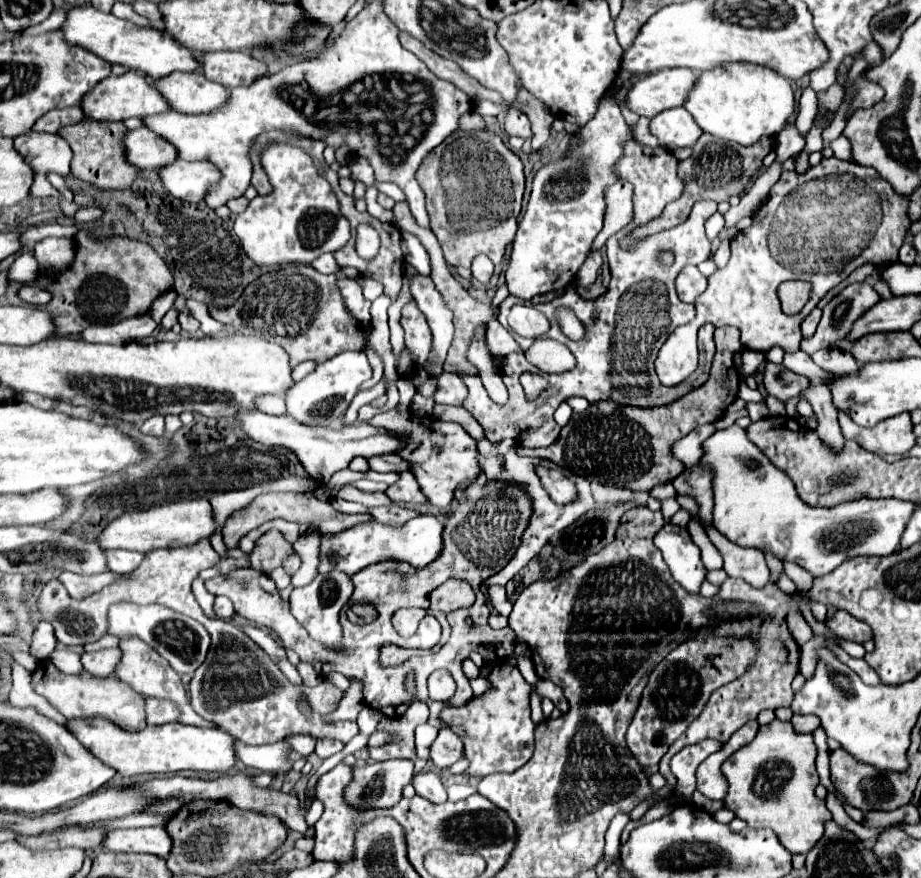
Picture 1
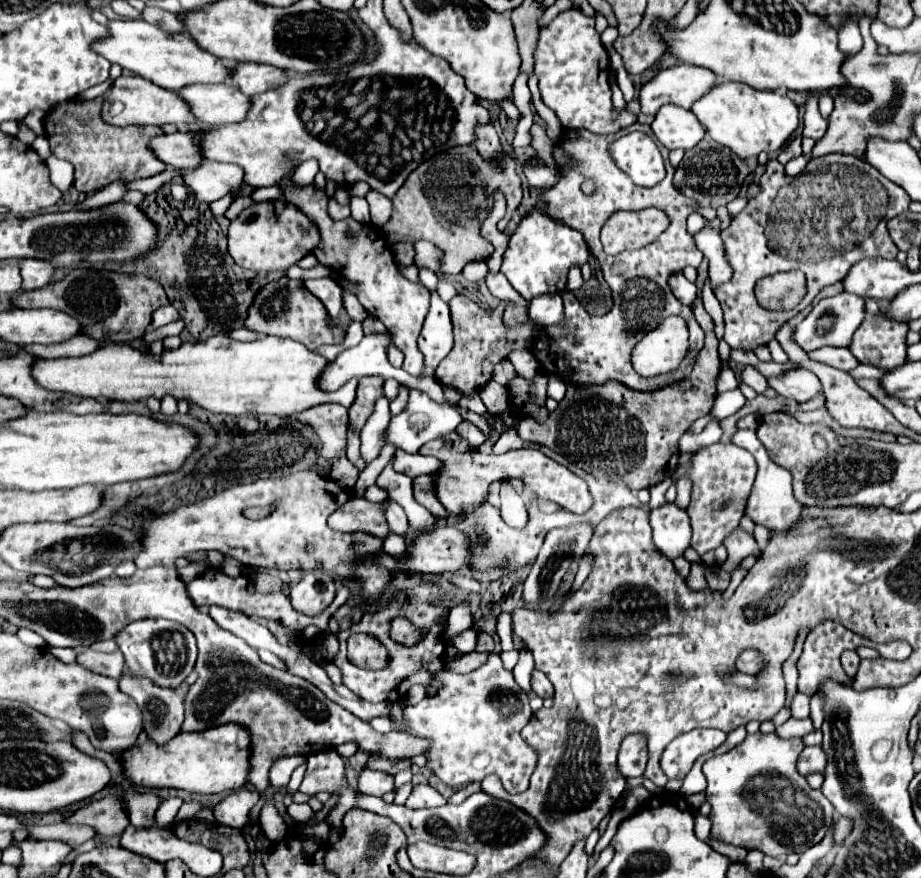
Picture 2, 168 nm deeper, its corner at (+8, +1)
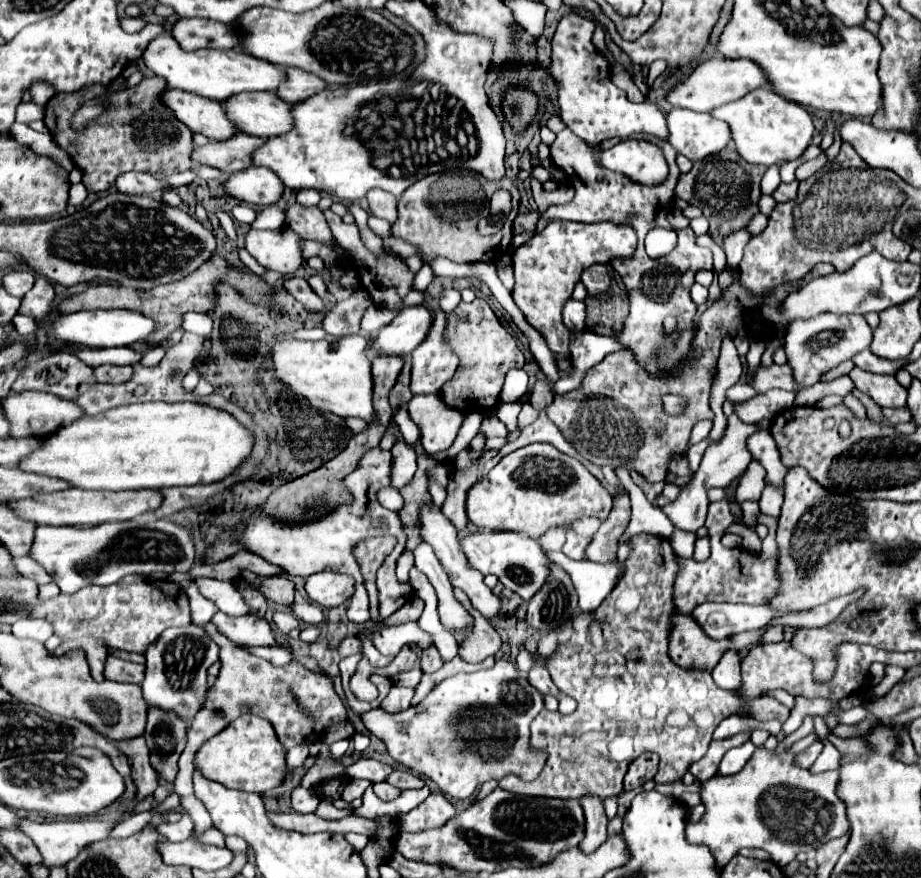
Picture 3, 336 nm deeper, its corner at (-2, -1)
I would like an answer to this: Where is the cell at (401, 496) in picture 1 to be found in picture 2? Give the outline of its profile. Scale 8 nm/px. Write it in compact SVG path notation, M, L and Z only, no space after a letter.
M430 475L414 477L414 499L420 505L424 505L434 517L446 517L446 509L434 497L434 485L432 485L432 477Z

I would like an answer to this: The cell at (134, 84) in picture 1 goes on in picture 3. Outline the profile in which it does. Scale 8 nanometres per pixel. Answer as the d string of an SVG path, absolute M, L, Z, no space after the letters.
M172 89L164 95L164 103L172 107L174 115L184 125L188 125L194 133L206 135L210 141L226 141L232 139L232 135L240 133L240 129L228 119L220 101Z

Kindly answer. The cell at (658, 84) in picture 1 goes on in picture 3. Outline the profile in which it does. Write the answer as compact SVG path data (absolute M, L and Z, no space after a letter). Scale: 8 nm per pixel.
M718 55L710 61L704 61L684 83L676 85L668 93L668 101L674 107L710 113L712 109L716 109L720 105L742 99L744 95L748 95L750 91L754 91L758 87L770 87L766 73L758 67L758 63L752 63L750 59L724 59L722 55Z

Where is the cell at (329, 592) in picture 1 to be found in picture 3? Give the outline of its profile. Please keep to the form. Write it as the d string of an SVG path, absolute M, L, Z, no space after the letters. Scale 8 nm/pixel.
M320 571L306 577L304 589L312 601L322 605L324 609L332 609L346 603L352 597L354 579L344 573Z

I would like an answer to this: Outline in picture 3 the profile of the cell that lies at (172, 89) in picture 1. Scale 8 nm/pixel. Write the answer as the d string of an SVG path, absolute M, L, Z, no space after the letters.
M240 93L236 99L228 99L224 107L228 117L248 135L268 139L294 129L294 117L290 113L292 105L280 99L276 93Z

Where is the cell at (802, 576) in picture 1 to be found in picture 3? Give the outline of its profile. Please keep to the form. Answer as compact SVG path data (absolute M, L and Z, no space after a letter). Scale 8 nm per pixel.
M766 485L760 497L760 511L772 517L780 515L780 507L782 507L782 499L784 499L784 489L776 487L776 485Z

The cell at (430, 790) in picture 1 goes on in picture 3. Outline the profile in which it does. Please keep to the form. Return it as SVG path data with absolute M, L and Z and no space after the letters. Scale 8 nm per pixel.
M432 793L420 807L398 817L398 829L408 833L420 833L442 827L454 817L454 807L442 793Z

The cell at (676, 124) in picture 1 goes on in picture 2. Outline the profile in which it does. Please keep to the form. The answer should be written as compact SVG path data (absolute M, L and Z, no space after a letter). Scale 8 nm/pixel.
M676 105L660 107L652 131L666 149L692 149L706 133L692 111Z

